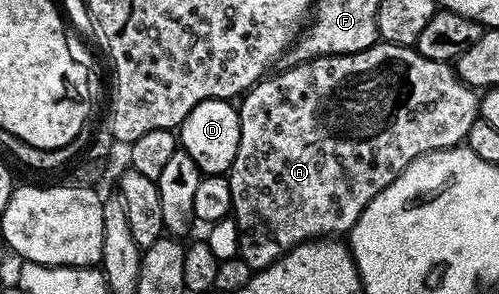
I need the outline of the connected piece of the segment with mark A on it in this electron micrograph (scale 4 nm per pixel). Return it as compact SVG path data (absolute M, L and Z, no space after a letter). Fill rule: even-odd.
M380 40L361 52L310 58L307 62L297 62L288 67L288 70L283 70L280 74L272 73L256 82L246 94L242 95L237 106L239 112L237 156L226 177L231 193L231 214L239 229L238 257L243 258L245 264L249 264L252 272L265 269L281 256L285 256L293 247L300 246L302 242L346 235L354 228L361 212L365 212L369 200L373 200L377 192L389 188L389 184L393 184L393 180L397 180L397 176L405 172L409 163L420 158L422 154L431 154L434 150L447 150L450 146L466 143L469 128L473 128L473 124L480 118L479 94L461 81L454 65L429 60L409 46L398 46Z

